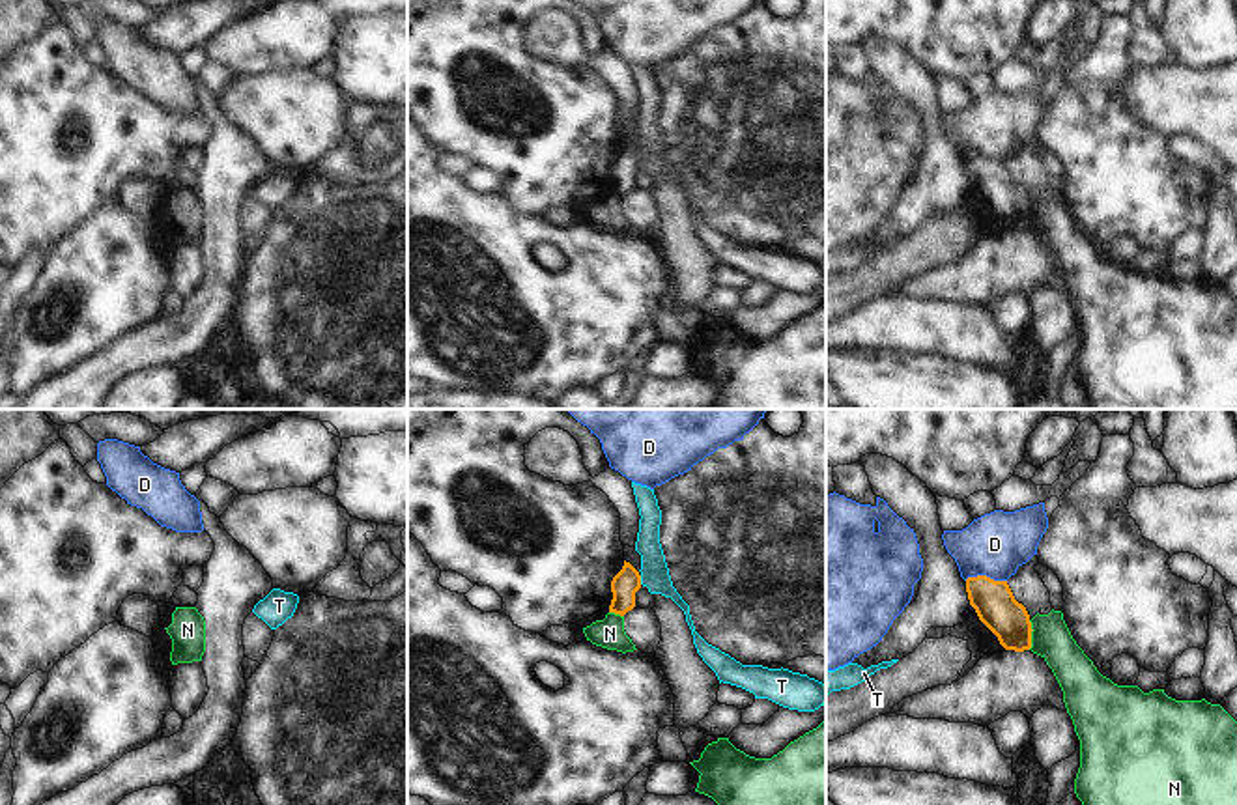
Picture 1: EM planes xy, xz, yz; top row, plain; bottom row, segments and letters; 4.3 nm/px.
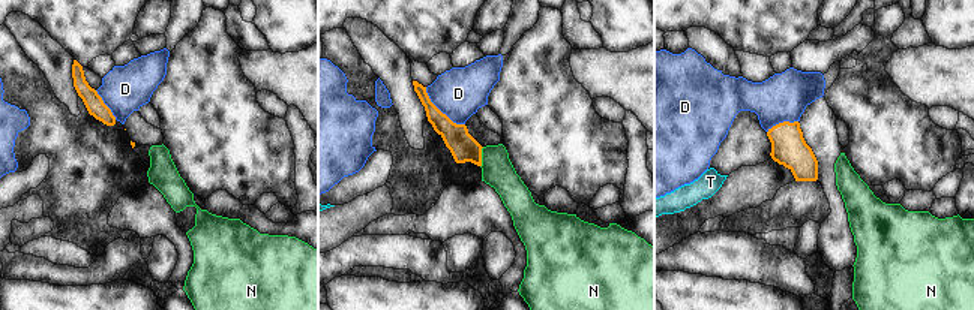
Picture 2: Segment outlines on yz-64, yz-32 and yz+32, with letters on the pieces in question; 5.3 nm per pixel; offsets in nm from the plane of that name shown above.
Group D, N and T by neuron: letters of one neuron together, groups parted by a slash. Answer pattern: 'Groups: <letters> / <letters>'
Groups: D / N / T

